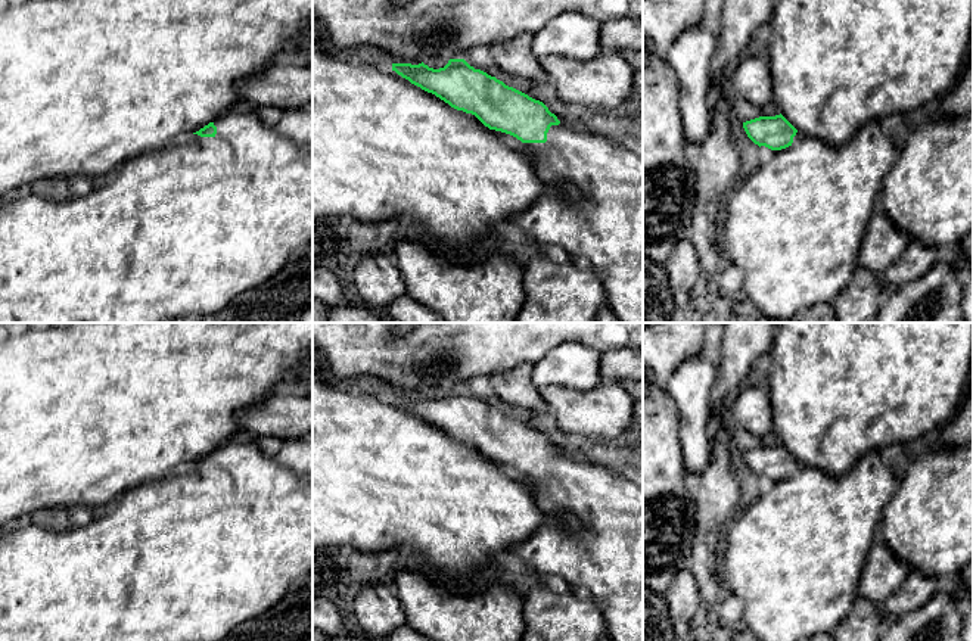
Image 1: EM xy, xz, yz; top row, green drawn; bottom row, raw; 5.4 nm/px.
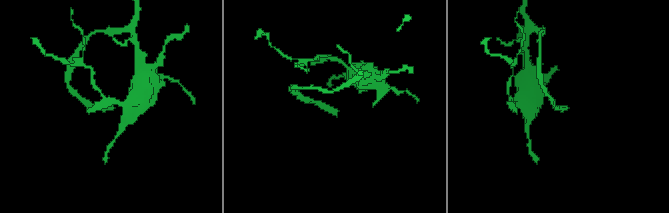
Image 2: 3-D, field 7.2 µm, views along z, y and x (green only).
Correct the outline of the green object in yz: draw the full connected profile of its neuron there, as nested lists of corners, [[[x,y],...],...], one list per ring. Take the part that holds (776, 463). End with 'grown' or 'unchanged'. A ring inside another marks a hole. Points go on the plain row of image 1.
[[[781,444],[746,451],[743,458],[755,474],[771,479],[773,488],[728,523],[722,585],[743,601],[740,628],[747,628],[758,641],[806,641],[833,632],[858,600],[858,582],[882,511],[898,491],[892,469],[879,451],[871,451],[848,473],[836,477],[799,463]]]; grown

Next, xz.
[[[450,389],[439,399],[423,392],[392,393],[392,401],[451,438],[475,445],[489,460],[516,467],[547,514],[547,522],[509,553],[541,576],[560,576],[571,586],[587,589],[603,614],[612,641],[643,641],[643,486],[613,469],[566,458],[543,432],[475,399],[464,389]],[[566,514],[572,514],[581,526],[569,528]]]; grown

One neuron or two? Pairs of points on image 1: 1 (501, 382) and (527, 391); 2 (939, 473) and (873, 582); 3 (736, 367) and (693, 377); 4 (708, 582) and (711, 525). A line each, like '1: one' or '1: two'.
1: one
2: one
3: two
4: one

